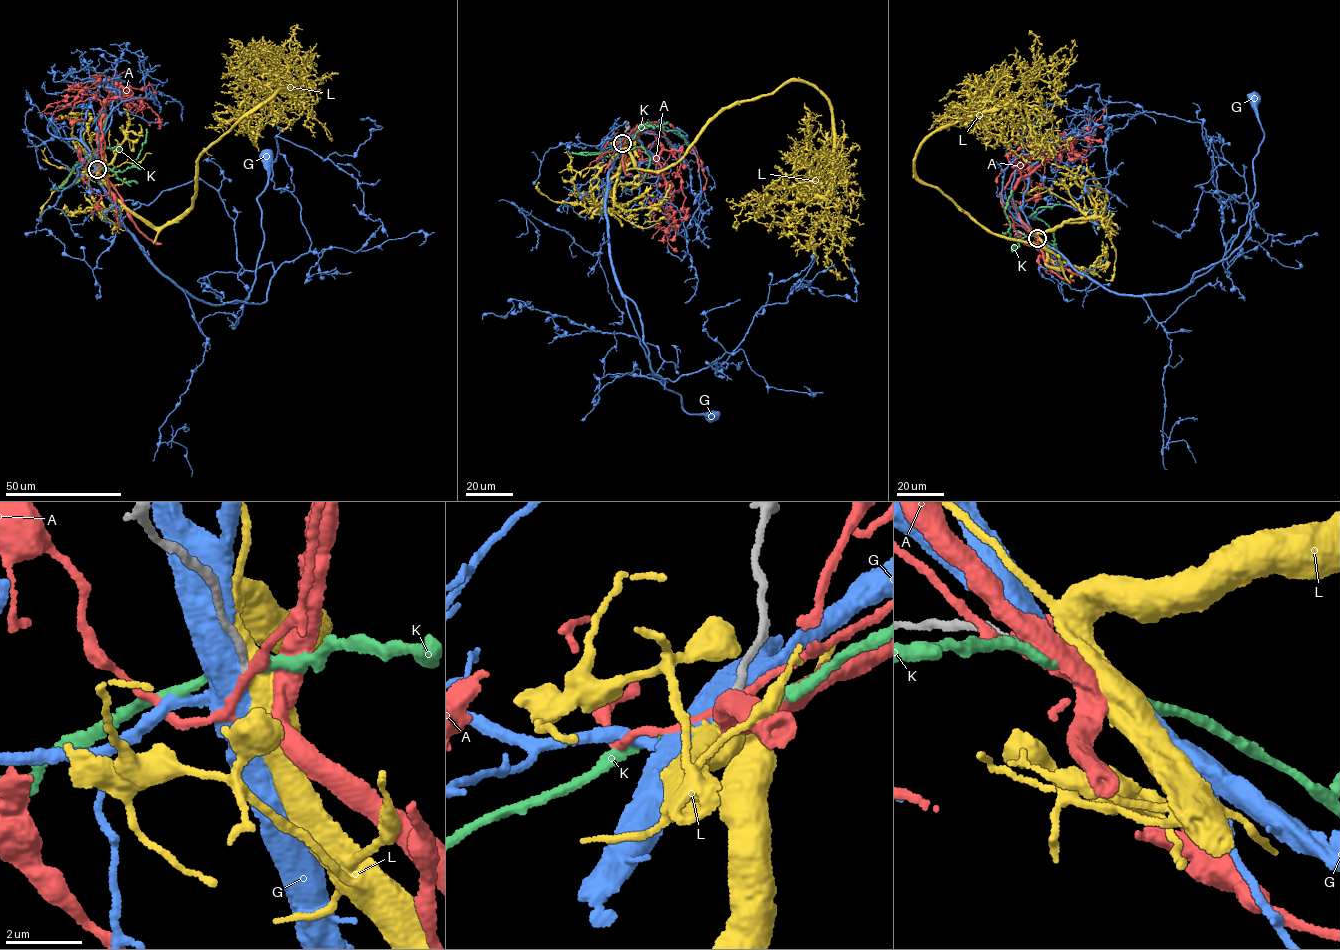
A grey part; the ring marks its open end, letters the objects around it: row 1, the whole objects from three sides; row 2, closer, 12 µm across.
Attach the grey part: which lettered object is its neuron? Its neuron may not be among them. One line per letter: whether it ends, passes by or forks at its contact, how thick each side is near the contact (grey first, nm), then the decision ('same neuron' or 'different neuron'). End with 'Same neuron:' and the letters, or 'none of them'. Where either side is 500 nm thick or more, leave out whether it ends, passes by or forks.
A: it passes by; calibres 200 and 240 nm; different neuron
G: calibres 190 and 500 nm; different neuron
K: it passes by; calibres 190 and 240 nm; different neuron
L: it passes by; calibres 190 and 460 nm; same neuron
Same neuron: L

